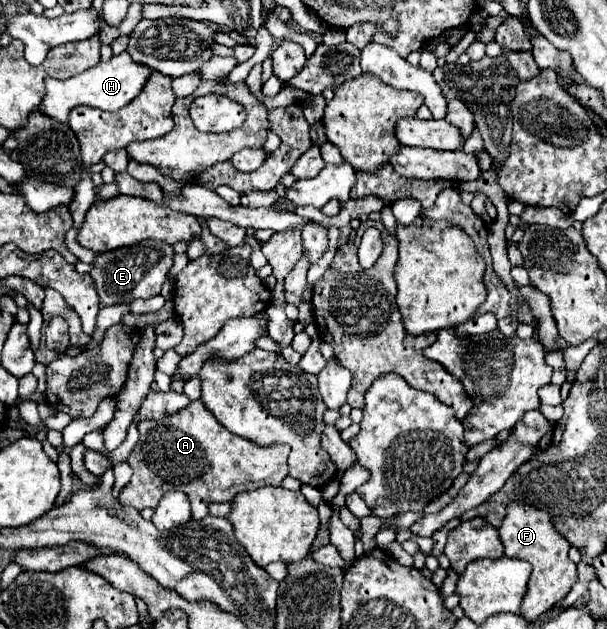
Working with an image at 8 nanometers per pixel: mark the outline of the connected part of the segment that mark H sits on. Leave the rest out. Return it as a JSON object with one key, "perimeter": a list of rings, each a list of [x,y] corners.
{"perimeter":[[[124,51],[116,57],[112,57],[110,61],[100,61],[96,67],[92,67],[72,79],[46,77],[44,79],[46,97],[38,105],[38,111],[60,123],[64,123],[64,119],[68,119],[68,113],[78,105],[88,105],[88,107],[96,107],[96,109],[104,109],[104,111],[118,111],[124,105],[128,105],[142,91],[150,73],[152,73],[152,69],[132,61],[132,57]]]}

